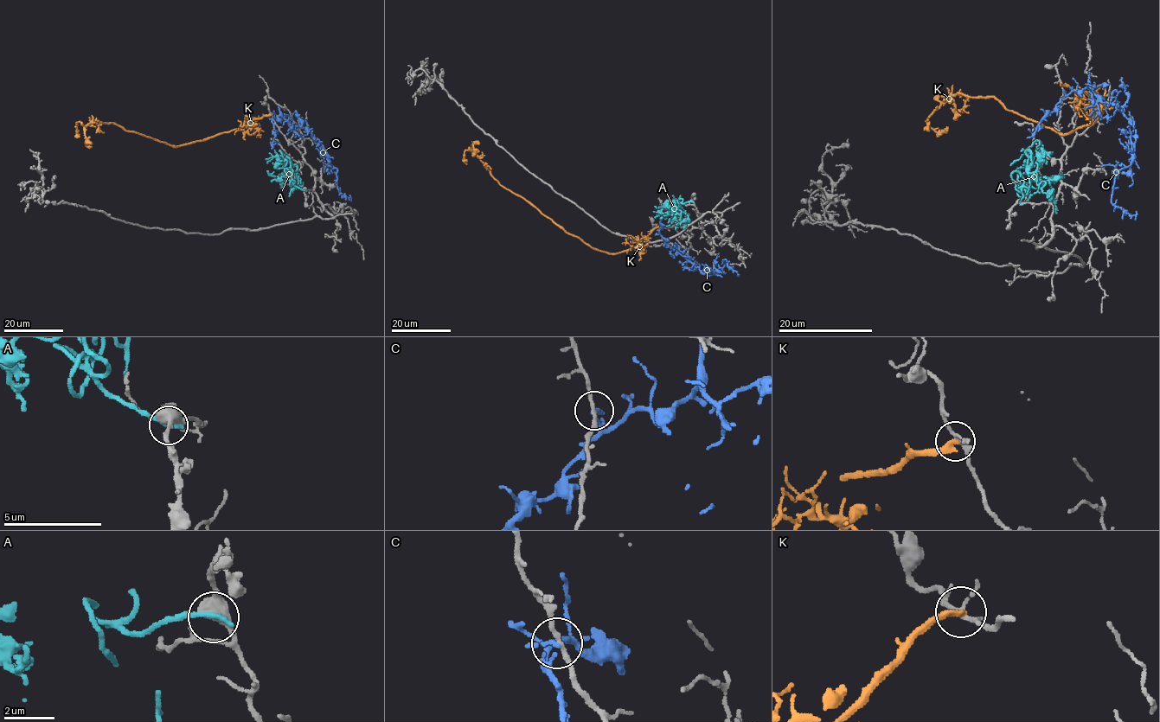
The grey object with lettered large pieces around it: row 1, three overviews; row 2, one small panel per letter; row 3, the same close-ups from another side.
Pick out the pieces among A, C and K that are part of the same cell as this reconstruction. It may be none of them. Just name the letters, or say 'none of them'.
none of them

